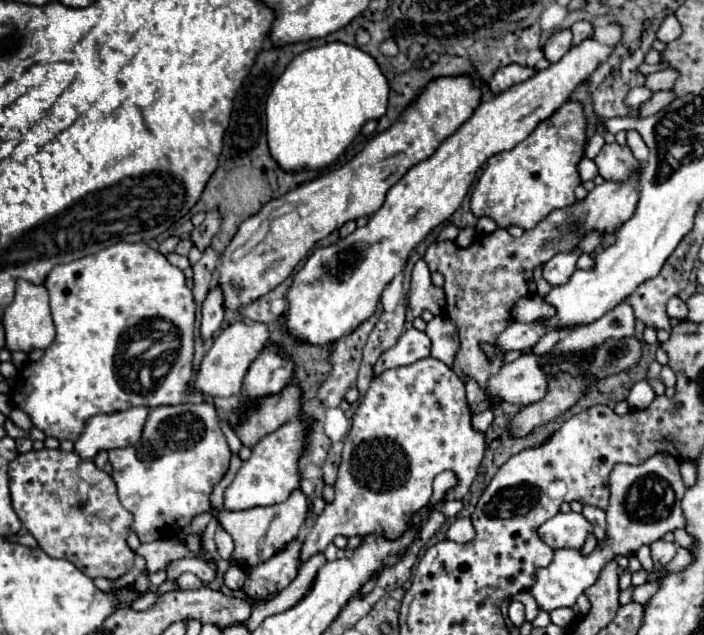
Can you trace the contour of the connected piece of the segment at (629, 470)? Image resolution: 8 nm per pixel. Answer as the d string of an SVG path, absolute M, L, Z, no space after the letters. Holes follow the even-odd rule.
M655 453L653 457L649 457L647 461L643 461L639 465L615 465L611 475L609 475L609 491L611 491L611 497L609 497L609 505L605 509L605 513L607 513L607 529L605 529L607 539L597 543L597 547L589 555L583 555L581 549L557 549L555 555L553 555L553 561L549 563L549 567L539 567L537 569L535 583L529 587L529 593L537 601L539 609L553 611L553 609L559 609L559 607L575 605L577 597L597 581L601 569L609 561L613 561L617 555L631 557L631 555L637 553L637 549L641 545L653 543L653 541L661 539L665 533L675 531L675 529L685 525L685 517L683 517L683 511L681 511L681 499L683 499L683 493L685 493L685 485L683 485L681 475L679 475L679 459L673 457L673 455ZM669 489L675 493L673 503L669 503Z

